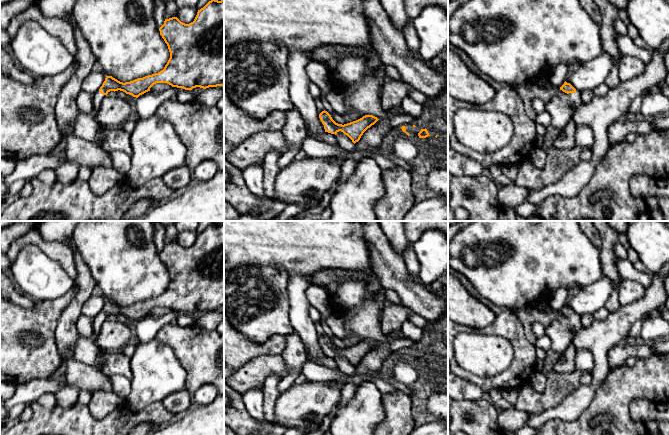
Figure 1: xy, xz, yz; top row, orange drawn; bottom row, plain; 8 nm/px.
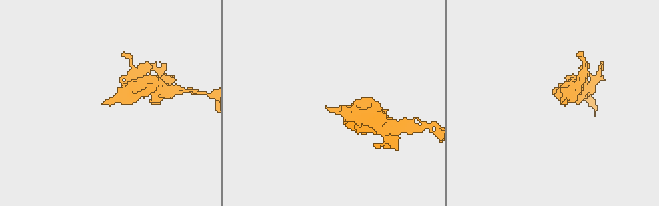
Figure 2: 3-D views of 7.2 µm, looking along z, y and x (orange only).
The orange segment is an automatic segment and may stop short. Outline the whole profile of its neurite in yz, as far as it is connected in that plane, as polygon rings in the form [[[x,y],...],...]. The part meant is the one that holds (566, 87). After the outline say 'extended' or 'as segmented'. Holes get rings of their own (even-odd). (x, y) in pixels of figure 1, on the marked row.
[[[566,81],[545,103],[546,111],[551,115],[551,125],[562,130],[572,119],[575,108],[580,104],[581,95]]]; extended

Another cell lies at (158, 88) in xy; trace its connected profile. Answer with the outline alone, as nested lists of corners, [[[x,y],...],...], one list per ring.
[[[156,83],[150,88],[150,91],[159,94],[159,93],[162,93],[164,91],[167,91],[171,87],[172,86],[167,84],[167,83]]]

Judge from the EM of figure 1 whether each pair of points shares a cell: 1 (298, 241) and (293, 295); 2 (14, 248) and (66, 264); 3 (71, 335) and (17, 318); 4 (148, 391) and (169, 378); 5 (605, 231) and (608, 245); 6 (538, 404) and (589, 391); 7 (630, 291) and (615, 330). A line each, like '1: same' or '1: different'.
1: different
2: same
3: different
4: same
5: same
6: different
7: different

